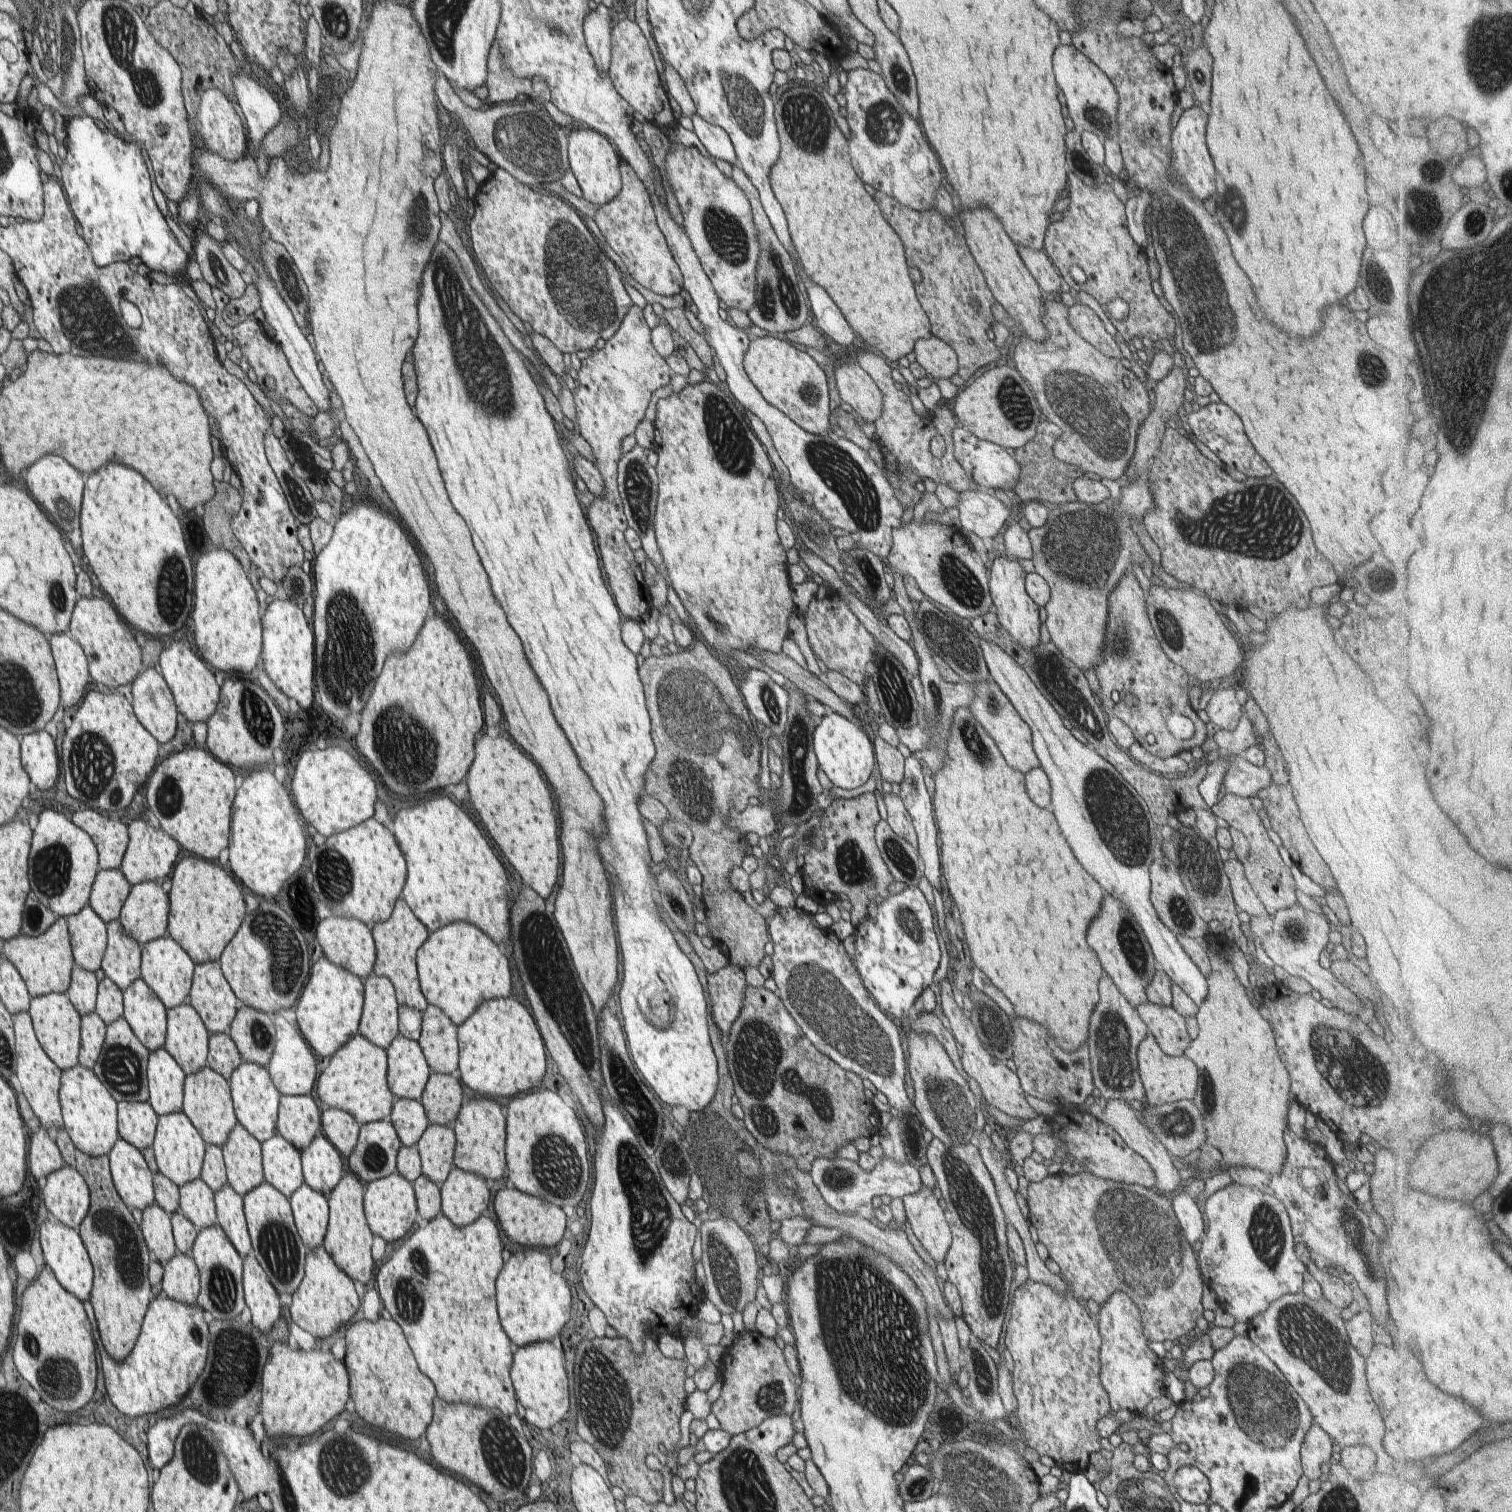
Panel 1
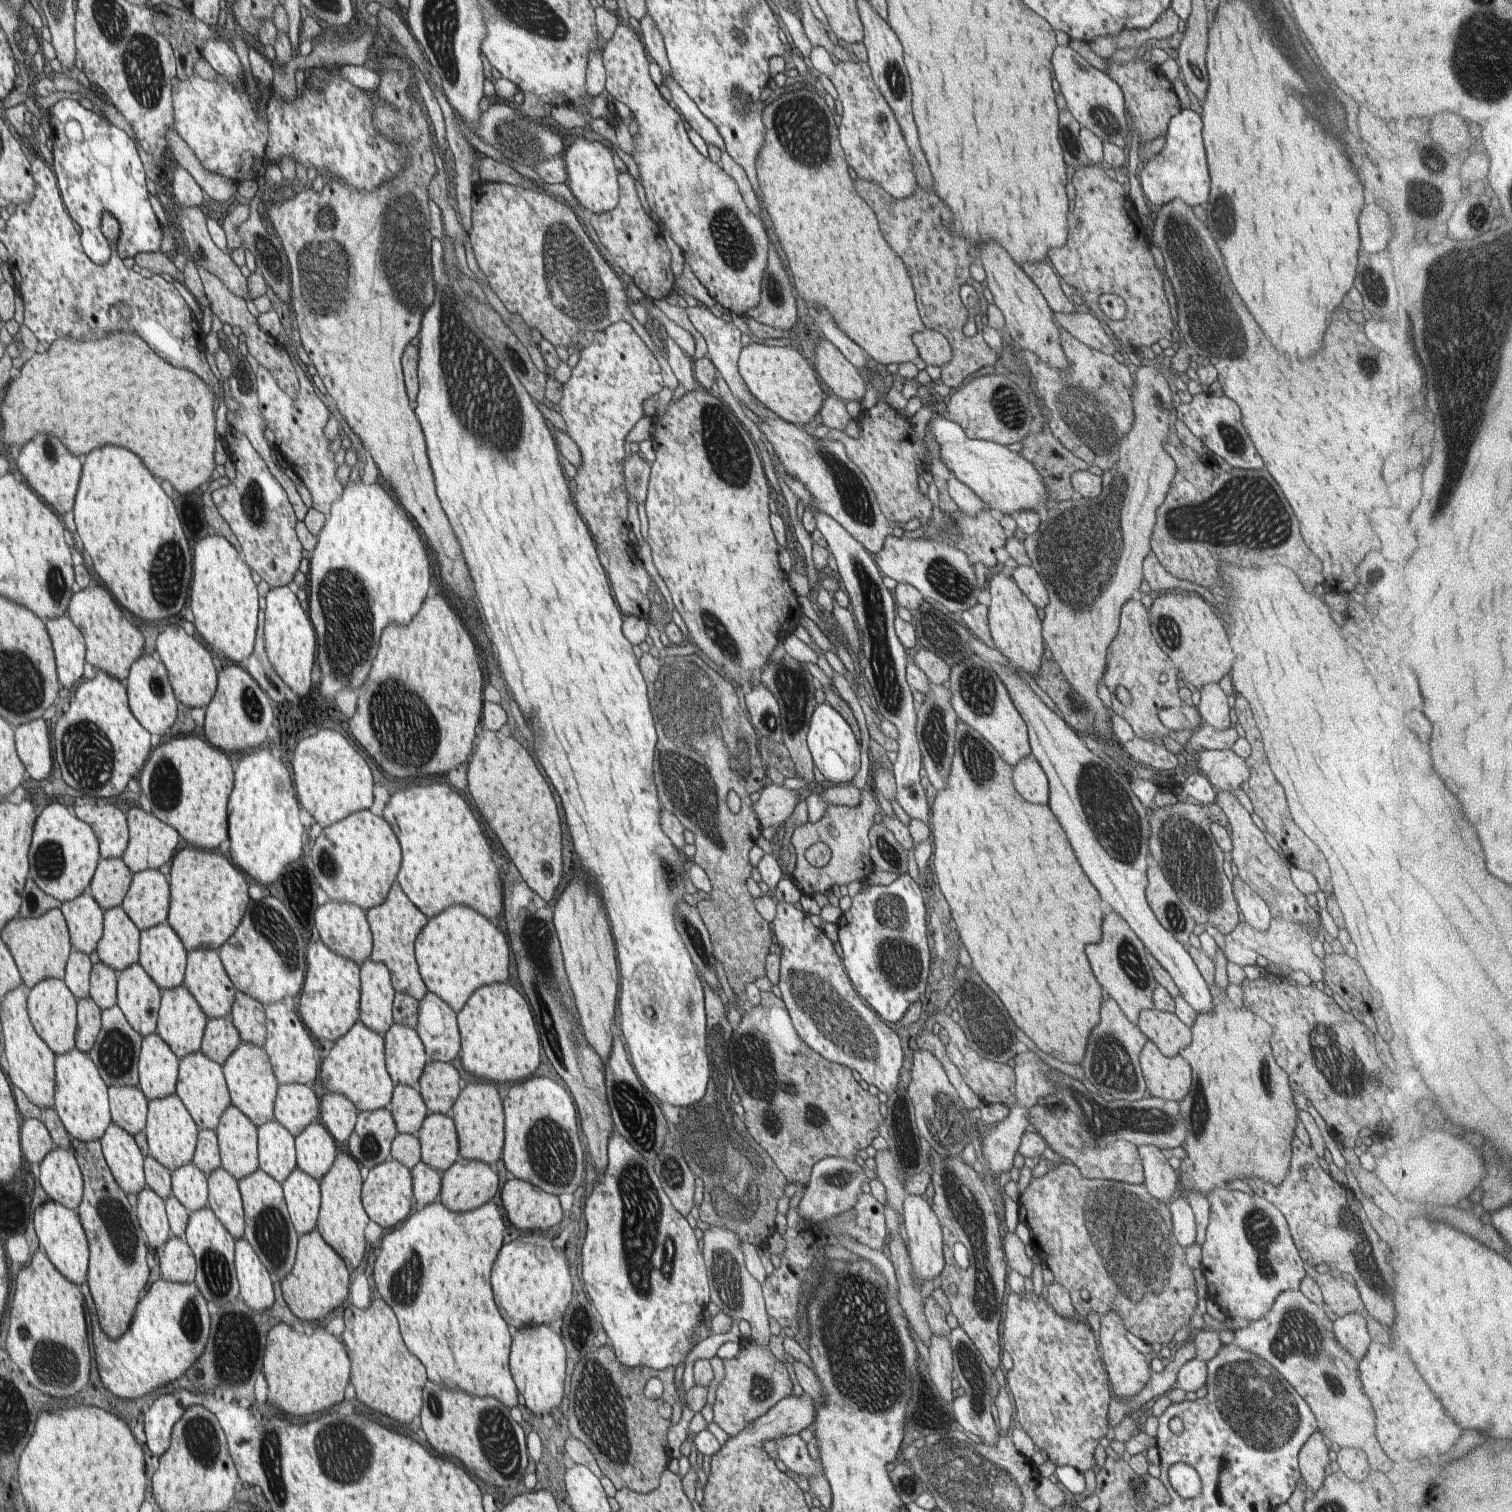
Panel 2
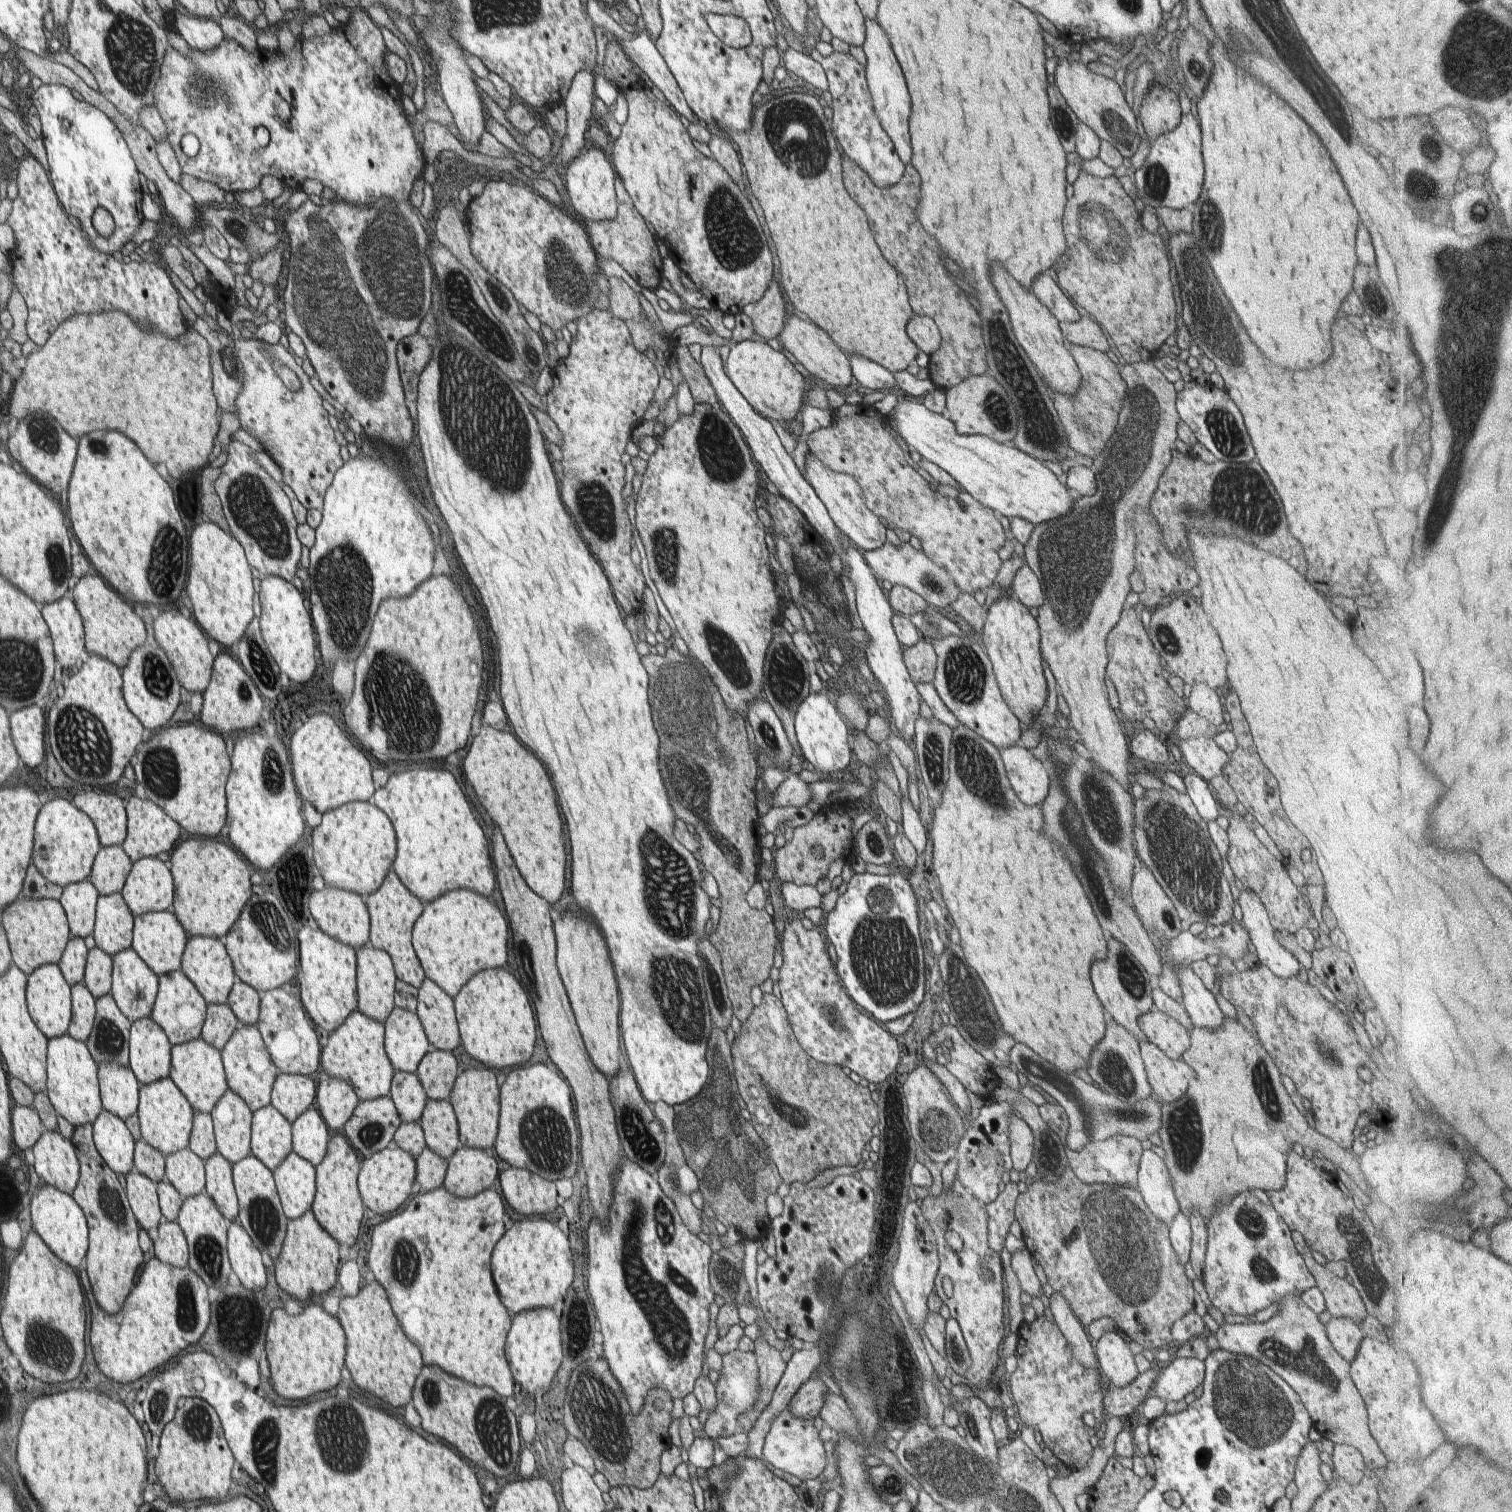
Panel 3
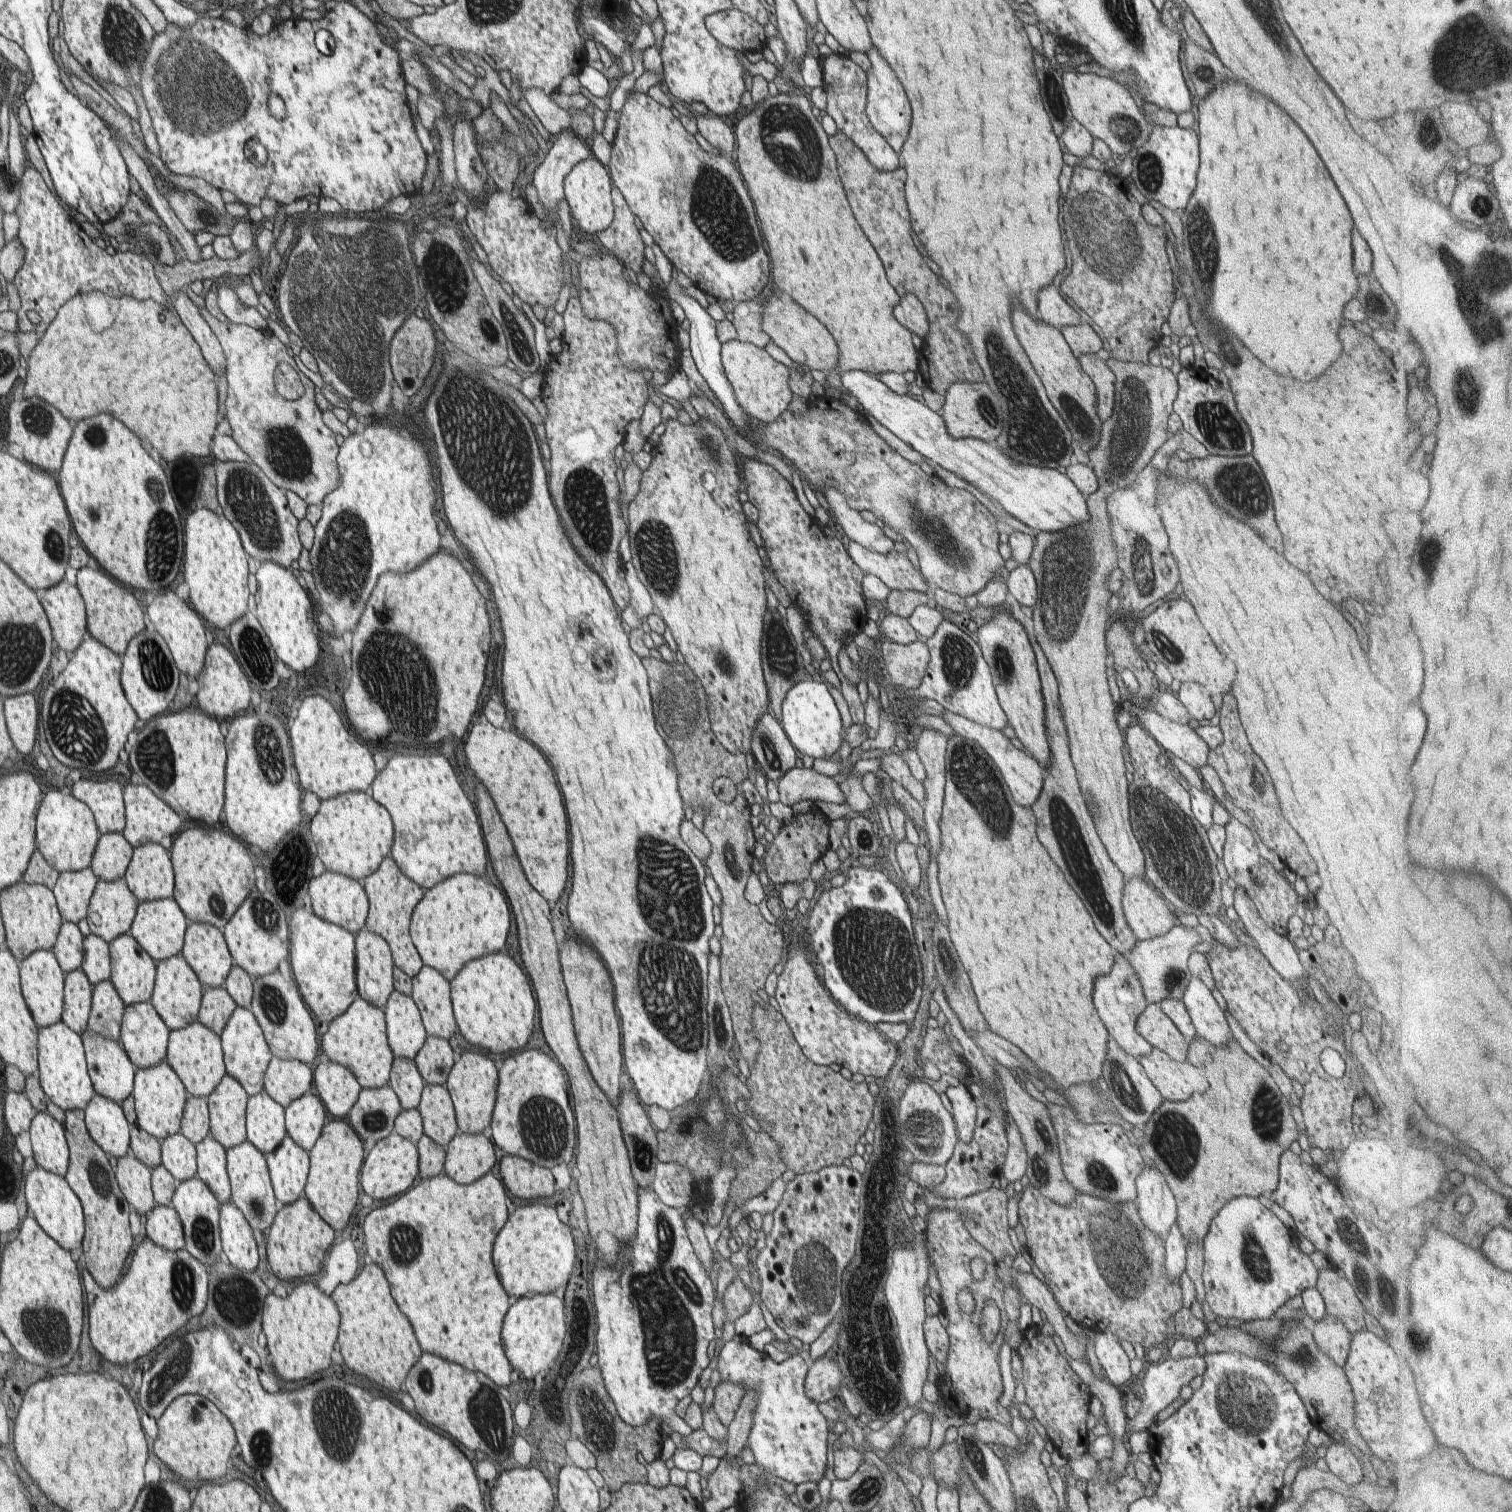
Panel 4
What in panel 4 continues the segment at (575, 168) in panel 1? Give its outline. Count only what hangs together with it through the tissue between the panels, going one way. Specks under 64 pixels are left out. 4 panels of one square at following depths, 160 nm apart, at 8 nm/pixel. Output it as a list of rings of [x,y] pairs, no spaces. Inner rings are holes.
[[[590,155],[582,162],[574,166],[564,179],[565,198],[564,203],[569,206],[571,216],[578,222],[578,226],[596,235],[600,231],[606,230],[612,224],[615,217],[615,206],[613,205],[612,189],[613,185],[605,167],[594,155]]]

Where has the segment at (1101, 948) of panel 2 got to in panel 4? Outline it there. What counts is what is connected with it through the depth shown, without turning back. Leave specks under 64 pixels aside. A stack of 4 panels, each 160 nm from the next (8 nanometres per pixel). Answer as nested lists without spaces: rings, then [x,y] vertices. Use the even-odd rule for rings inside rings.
[[[1115,952],[1112,970],[1104,976],[1098,976],[1094,982],[1094,1004],[1102,1022],[1108,1029],[1109,1036],[1129,1054],[1139,1058],[1150,1054],[1153,1046],[1136,1030],[1137,1018],[1148,1006],[1147,998],[1137,970],[1122,953]]]

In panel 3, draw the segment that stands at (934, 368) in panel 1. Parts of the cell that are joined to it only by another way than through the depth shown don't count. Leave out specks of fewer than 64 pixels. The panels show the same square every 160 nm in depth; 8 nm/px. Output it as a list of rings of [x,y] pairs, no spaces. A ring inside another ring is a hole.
[[[916,315],[907,324],[906,332],[912,342],[930,357],[938,352],[942,344],[942,332],[930,318]]]

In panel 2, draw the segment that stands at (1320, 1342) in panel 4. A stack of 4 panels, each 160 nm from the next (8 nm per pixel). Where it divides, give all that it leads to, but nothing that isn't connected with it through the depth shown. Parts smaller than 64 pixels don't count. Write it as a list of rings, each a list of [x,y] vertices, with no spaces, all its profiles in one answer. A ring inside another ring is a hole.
[[[1348,1313],[1333,1322],[1333,1333],[1341,1346],[1361,1361],[1380,1330],[1380,1321],[1373,1321],[1364,1313]]]

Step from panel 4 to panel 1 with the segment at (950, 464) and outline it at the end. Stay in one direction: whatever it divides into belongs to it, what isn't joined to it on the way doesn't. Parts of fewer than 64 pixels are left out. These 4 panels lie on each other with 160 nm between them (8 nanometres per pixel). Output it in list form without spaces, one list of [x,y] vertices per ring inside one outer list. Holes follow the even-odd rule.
[[[962,426],[956,427],[951,433],[955,446],[955,459],[962,465],[966,474],[976,484],[979,484],[981,489],[989,492],[993,492],[997,488],[1004,491],[1007,488],[1011,490],[1011,486],[1018,480],[1021,468],[1016,459],[1010,456],[1004,447],[992,441],[978,438]]]

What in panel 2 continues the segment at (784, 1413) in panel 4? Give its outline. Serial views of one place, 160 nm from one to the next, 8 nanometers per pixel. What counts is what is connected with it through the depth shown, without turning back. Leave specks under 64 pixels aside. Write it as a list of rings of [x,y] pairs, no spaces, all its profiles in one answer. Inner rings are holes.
[[[799,1434],[780,1437],[774,1442],[777,1444],[779,1459],[786,1464],[788,1470],[804,1475],[808,1480],[812,1475],[823,1473],[820,1462],[812,1460],[808,1455],[807,1444]]]

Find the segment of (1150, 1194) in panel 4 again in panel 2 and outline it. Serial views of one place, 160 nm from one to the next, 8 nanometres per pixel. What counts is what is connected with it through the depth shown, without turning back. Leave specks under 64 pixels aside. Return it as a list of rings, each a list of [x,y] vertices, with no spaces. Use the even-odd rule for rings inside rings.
[[[1138,1145],[1137,1147],[1143,1164],[1145,1187],[1155,1199],[1168,1203],[1172,1194],[1176,1192],[1179,1174],[1157,1146]]]

